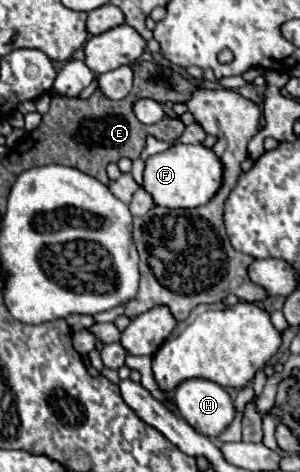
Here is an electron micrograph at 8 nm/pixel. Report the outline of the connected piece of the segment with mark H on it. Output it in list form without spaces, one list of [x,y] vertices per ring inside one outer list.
[[[207,379],[183,381],[173,391],[179,415],[201,435],[215,439],[233,421],[235,407],[229,393]]]

